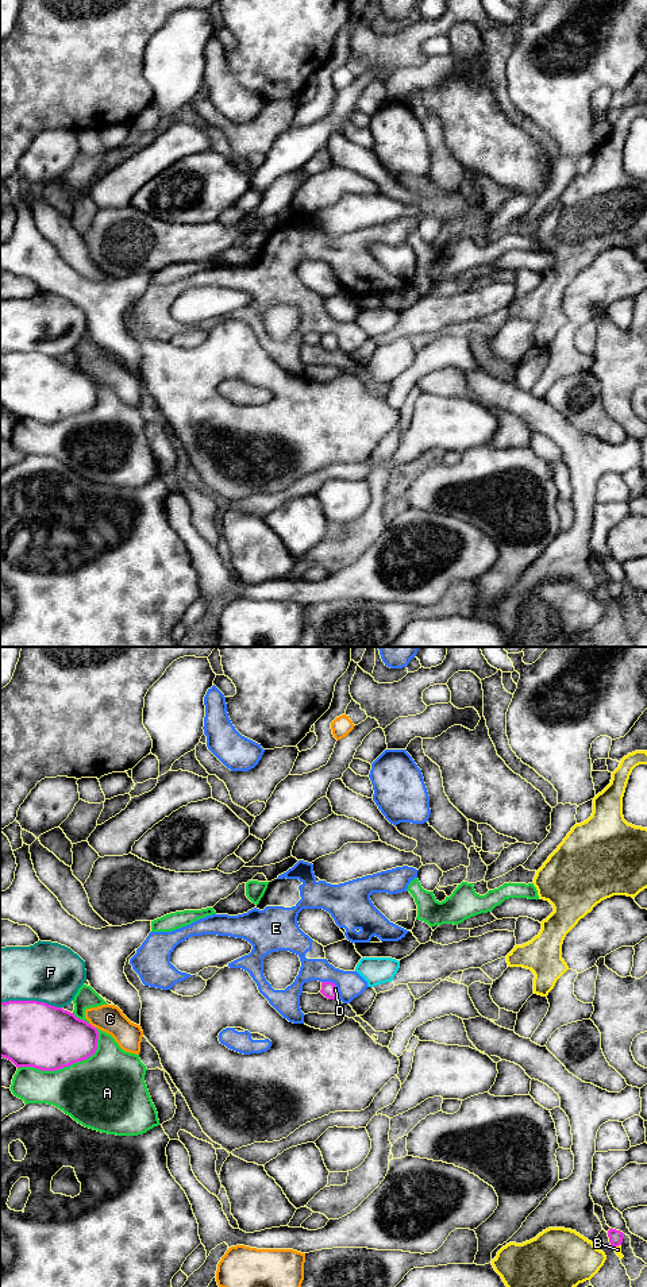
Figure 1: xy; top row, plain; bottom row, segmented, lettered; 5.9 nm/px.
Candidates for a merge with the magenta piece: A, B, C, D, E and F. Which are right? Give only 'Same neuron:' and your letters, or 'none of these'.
Same neuron: D

